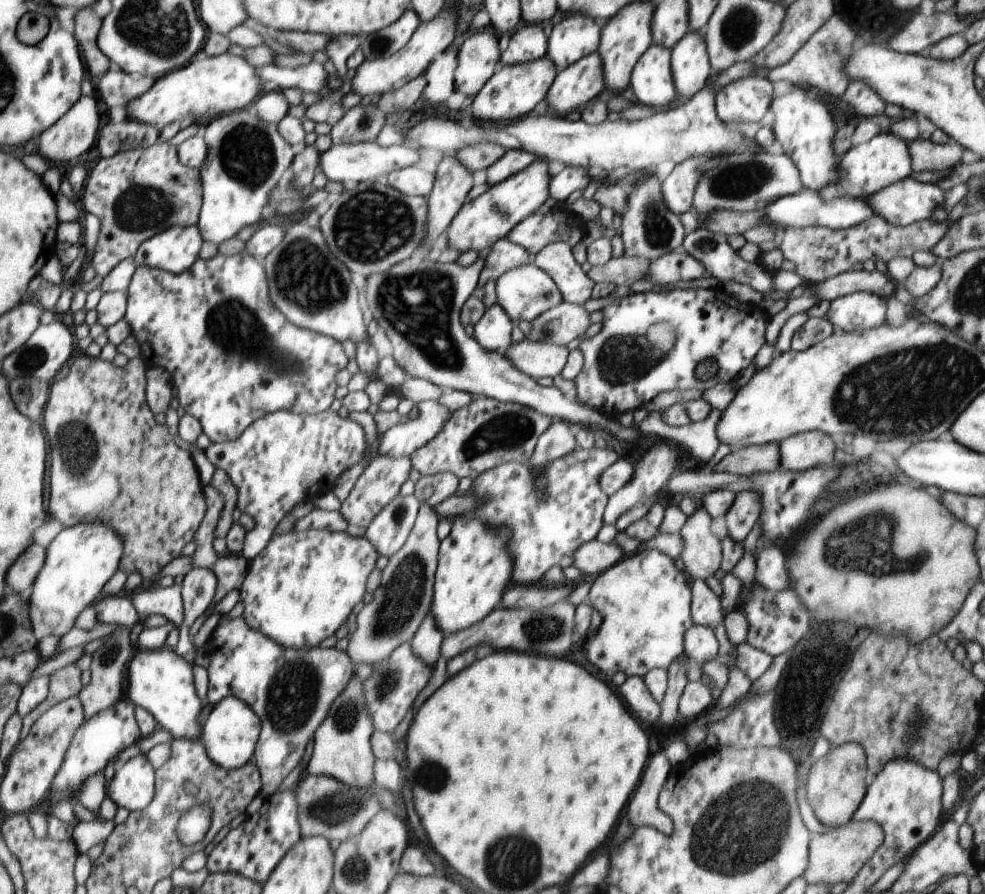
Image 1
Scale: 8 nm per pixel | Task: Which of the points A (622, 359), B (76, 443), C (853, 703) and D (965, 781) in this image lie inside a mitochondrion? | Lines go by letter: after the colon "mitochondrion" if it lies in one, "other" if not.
A: mitochondrion
B: mitochondrion
C: mitochondrion
D: other

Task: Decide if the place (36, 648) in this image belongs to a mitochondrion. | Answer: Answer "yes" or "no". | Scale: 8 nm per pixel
no

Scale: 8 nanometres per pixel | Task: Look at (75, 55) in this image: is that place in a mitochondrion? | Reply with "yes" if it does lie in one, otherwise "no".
no

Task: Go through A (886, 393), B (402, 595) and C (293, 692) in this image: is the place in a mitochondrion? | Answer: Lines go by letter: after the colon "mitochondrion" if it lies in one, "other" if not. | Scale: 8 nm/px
A: mitochondrion
B: mitochondrion
C: mitochondrion

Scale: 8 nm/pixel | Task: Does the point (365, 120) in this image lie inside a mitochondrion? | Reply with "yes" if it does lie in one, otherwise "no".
yes

